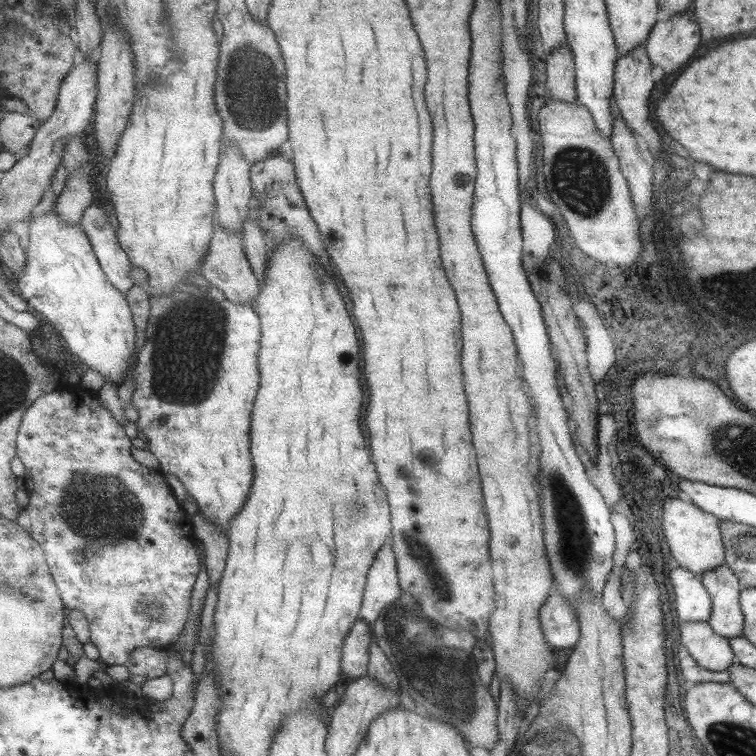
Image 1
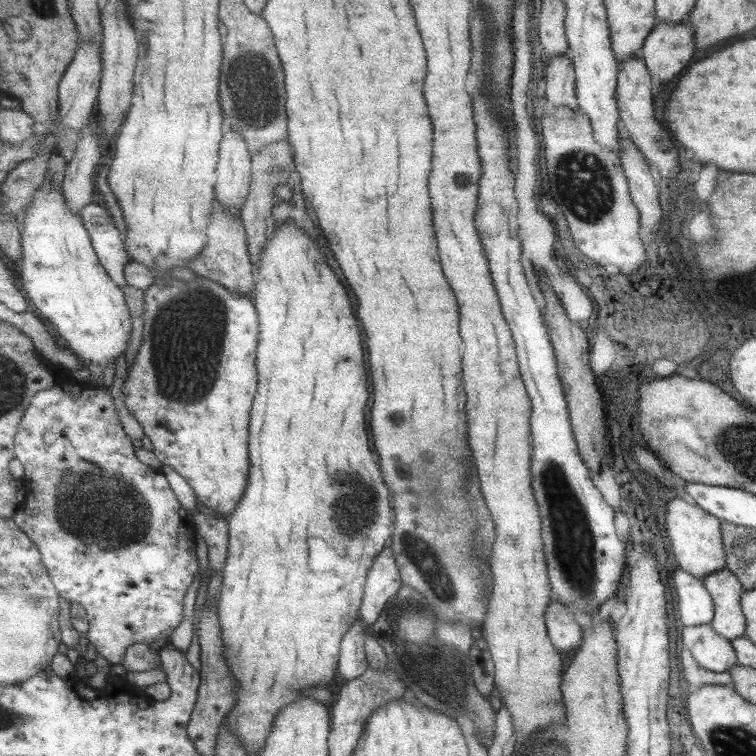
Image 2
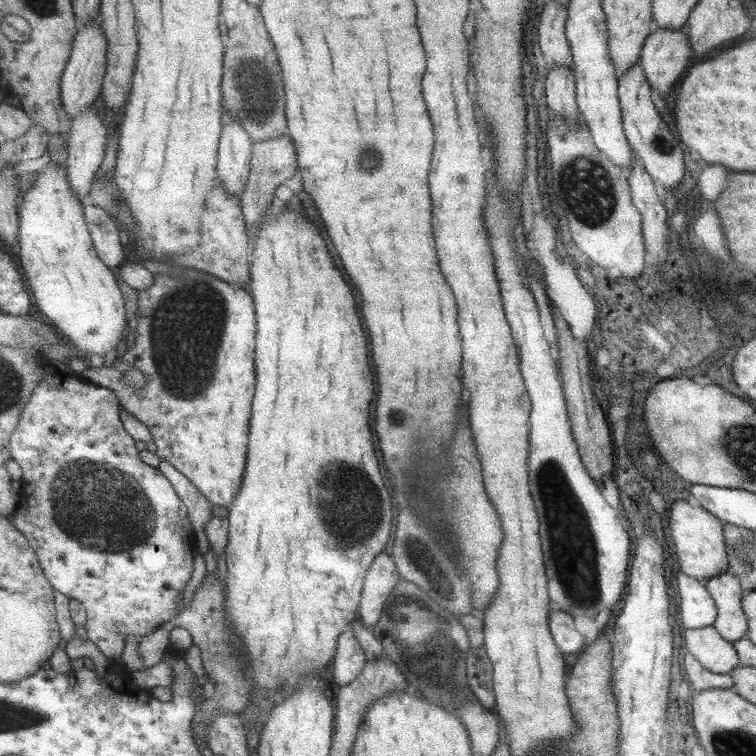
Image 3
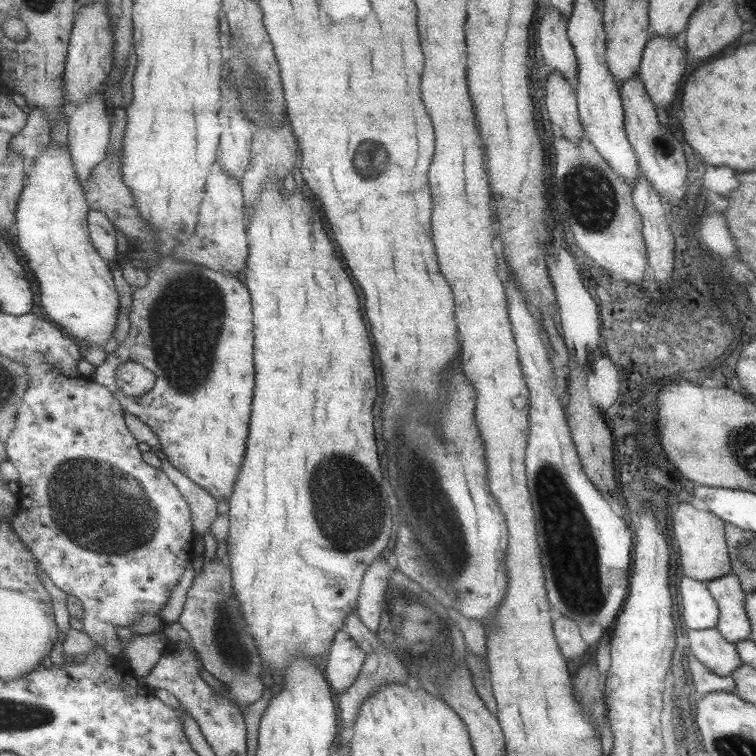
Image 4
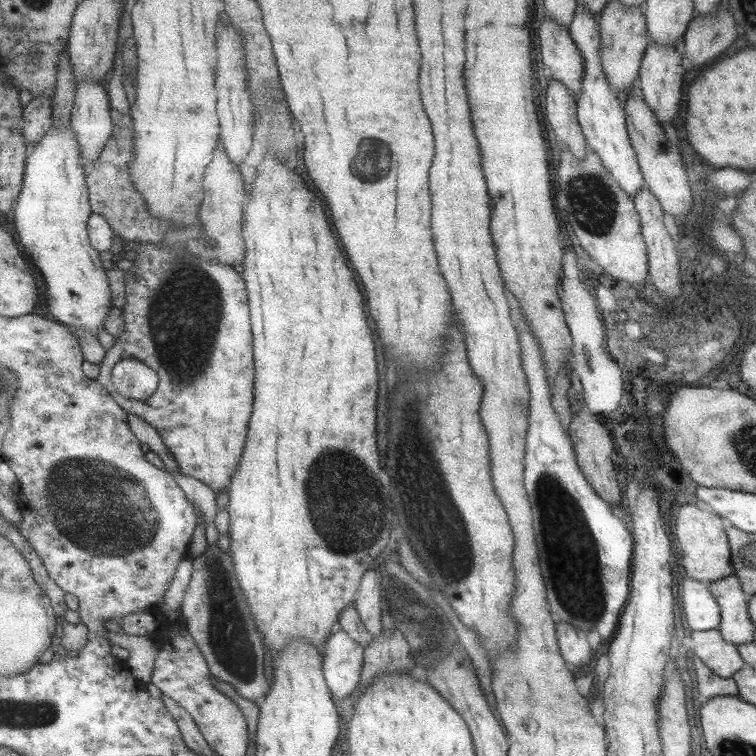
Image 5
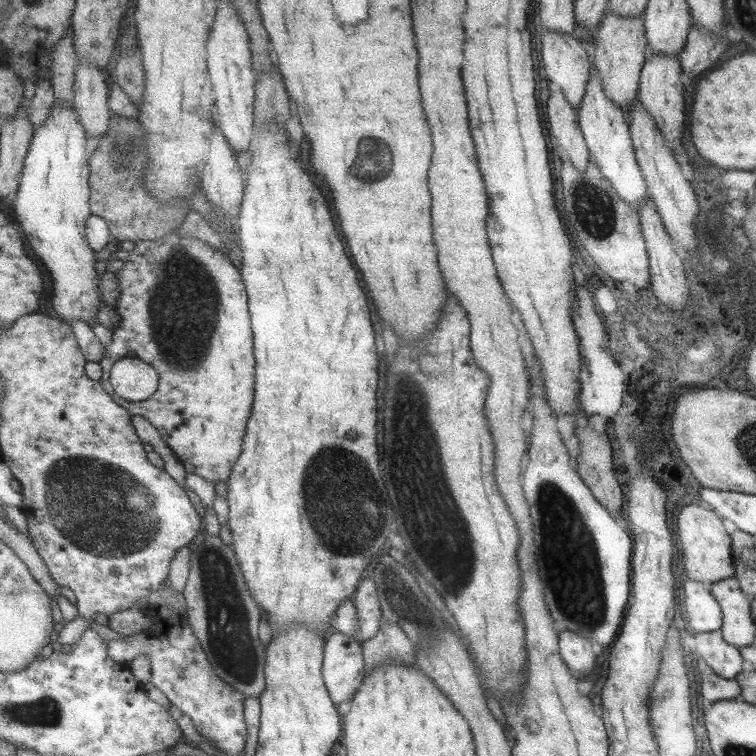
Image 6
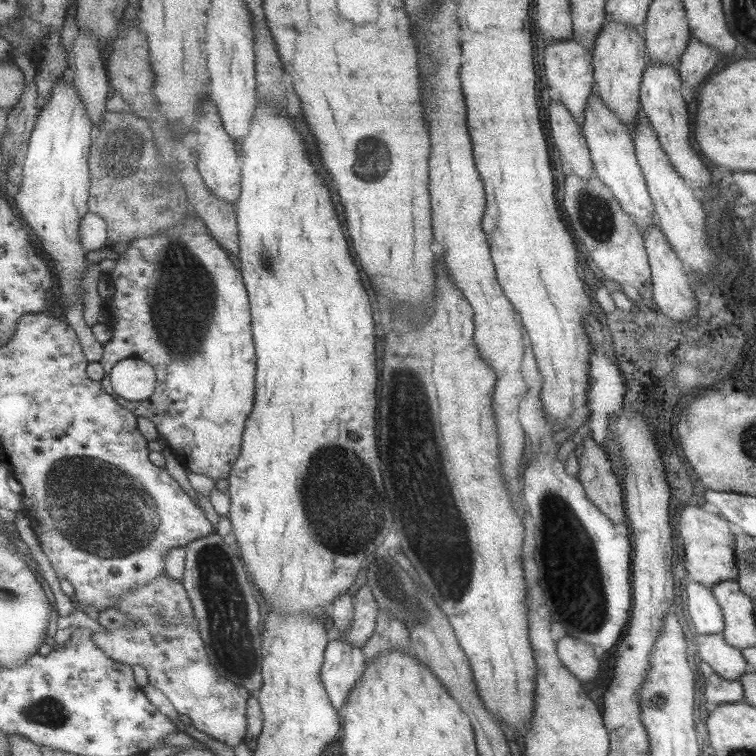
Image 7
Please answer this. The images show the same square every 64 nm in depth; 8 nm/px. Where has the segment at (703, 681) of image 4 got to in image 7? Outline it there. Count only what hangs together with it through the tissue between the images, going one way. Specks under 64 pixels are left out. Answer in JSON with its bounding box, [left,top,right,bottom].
[698,661,744,707]

